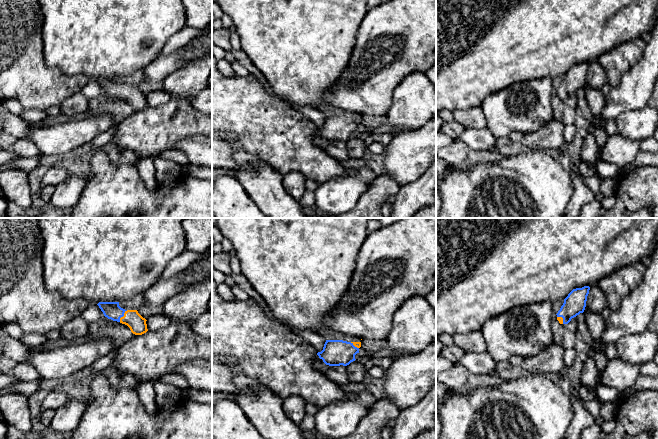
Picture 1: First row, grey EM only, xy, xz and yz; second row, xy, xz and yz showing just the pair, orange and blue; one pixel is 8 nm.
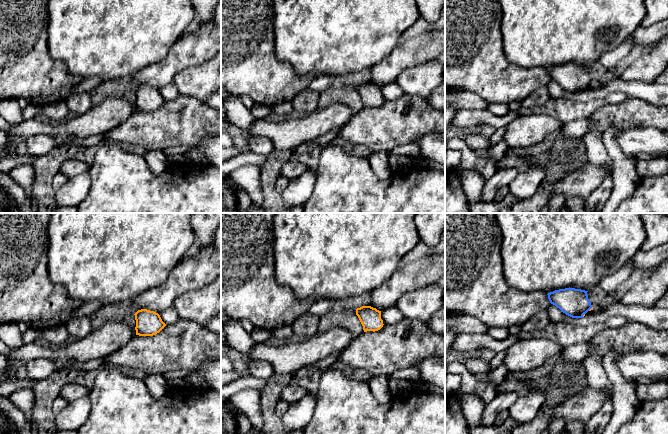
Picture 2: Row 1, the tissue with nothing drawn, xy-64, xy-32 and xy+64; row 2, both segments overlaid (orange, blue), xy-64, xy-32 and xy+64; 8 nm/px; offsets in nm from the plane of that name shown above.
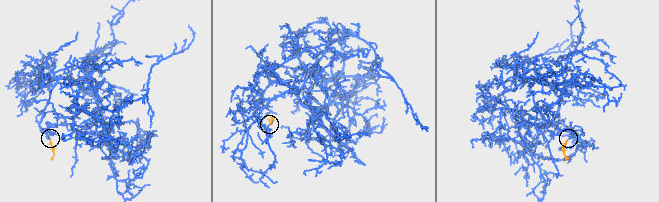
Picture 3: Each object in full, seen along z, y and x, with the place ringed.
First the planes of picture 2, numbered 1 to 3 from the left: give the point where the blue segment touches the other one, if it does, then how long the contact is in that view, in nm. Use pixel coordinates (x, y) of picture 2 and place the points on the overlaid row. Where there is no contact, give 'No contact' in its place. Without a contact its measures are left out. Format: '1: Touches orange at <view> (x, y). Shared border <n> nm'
1: No contact
2: No contact
3: Touches orange at xy+64 (591, 308). Shared border 50 nm

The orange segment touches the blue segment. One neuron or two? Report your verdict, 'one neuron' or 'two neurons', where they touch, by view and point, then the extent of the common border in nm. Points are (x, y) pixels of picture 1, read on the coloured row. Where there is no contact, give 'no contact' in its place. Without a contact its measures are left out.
one neuron; meets orange in xy at (123, 316); contact 120 nm long

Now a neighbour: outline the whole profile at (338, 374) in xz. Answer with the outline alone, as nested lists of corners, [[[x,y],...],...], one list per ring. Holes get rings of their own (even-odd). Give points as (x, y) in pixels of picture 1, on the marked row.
[[[316,354],[312,360],[313,368],[325,375],[329,380],[333,381],[336,384],[347,384],[350,383],[346,366],[329,366],[326,365],[322,359]]]

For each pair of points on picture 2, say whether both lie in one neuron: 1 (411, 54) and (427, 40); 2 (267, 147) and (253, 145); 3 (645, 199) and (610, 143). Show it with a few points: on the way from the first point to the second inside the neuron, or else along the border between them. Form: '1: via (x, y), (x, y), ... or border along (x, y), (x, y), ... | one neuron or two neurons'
1: via (415, 51), (423, 44) | one neuron
2: via (264, 145), (256, 145) | one neuron
3: border along (641, 177), (635, 190), (620, 202) | two neurons

